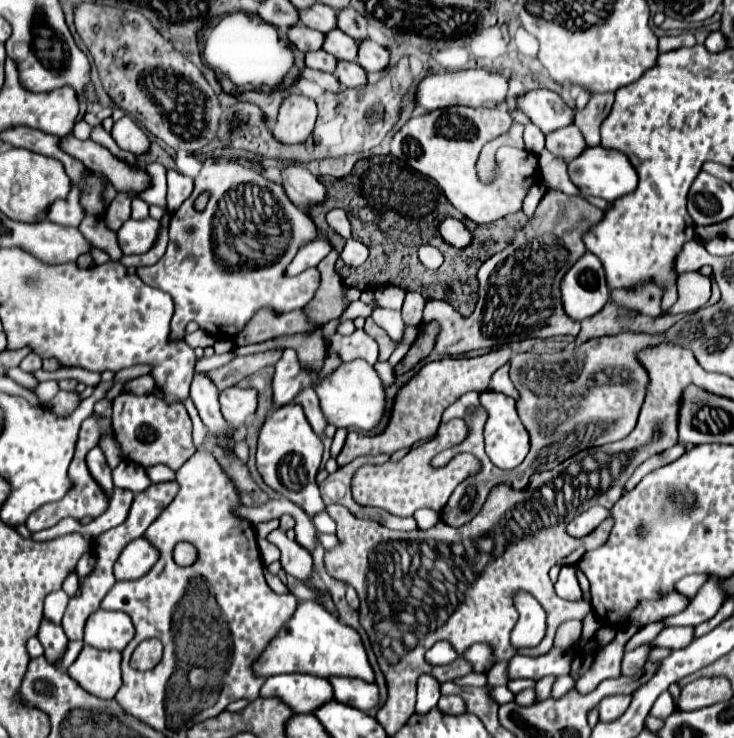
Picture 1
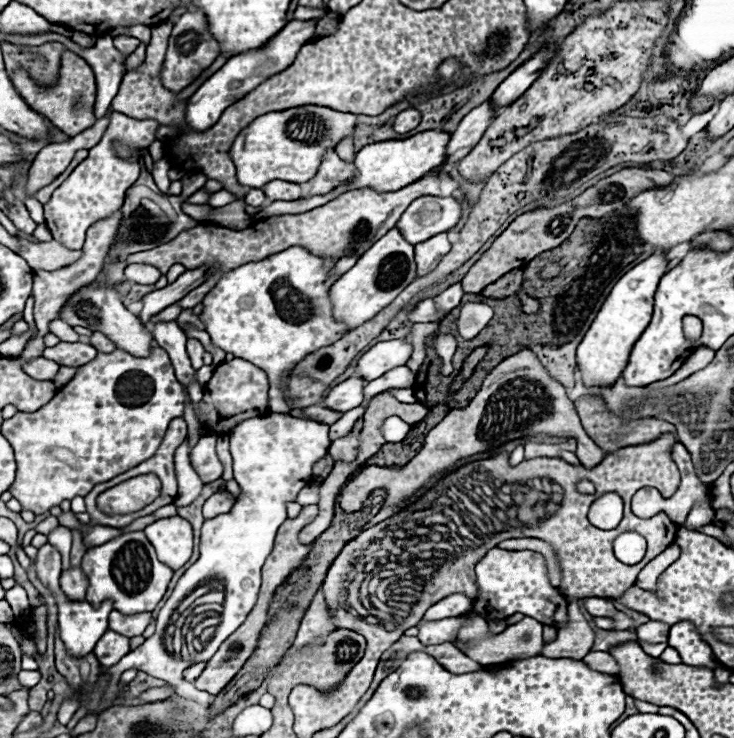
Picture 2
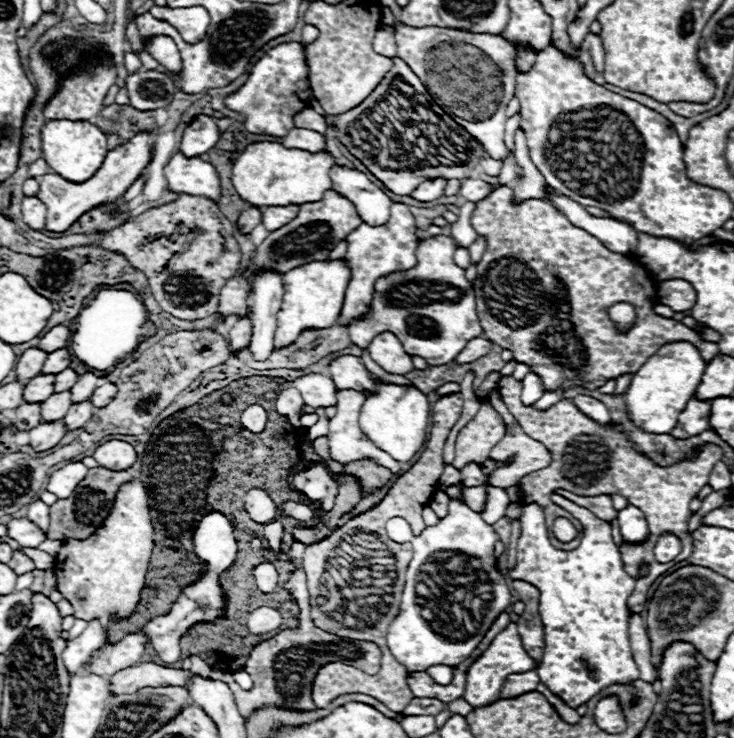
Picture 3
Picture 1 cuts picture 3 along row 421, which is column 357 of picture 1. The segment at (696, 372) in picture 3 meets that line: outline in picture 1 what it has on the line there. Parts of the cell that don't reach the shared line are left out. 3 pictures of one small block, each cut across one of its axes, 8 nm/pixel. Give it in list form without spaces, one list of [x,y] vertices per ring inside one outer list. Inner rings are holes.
[[[300,602],[294,616],[286,622],[280,634],[268,644],[268,648],[254,664],[254,672],[258,676],[274,676],[274,674],[292,674],[304,672],[312,676],[346,676],[346,678],[362,678],[366,682],[374,682],[374,670],[368,664],[368,656],[364,652],[364,644],[360,634],[342,624],[332,612],[326,612],[316,602]]]

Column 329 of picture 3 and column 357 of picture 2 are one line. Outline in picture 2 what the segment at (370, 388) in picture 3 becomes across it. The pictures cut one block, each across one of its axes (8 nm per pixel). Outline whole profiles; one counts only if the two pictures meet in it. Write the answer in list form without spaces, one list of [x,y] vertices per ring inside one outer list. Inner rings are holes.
[[[406,338],[374,344],[360,360],[356,372],[364,380],[374,380],[396,366],[404,366],[412,356],[412,344]]]

